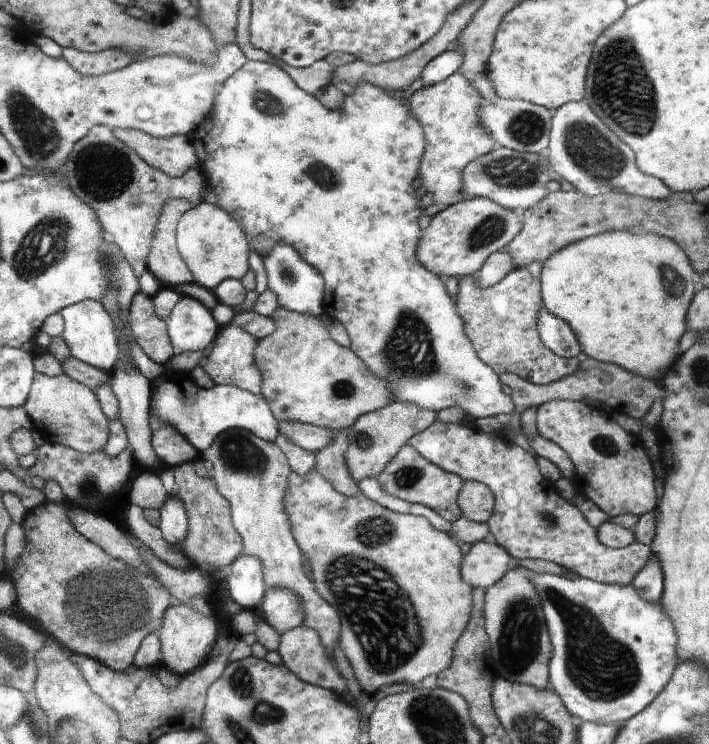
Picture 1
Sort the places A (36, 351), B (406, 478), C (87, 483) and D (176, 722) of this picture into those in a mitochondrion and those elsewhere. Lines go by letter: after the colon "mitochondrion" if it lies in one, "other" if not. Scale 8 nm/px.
A: other
B: mitochondrion
C: mitochondrion
D: other

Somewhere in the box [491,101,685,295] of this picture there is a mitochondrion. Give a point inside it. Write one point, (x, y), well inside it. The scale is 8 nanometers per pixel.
(587, 146)

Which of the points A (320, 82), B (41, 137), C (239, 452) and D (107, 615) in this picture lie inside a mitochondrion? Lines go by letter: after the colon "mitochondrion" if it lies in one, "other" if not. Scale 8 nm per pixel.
A: other
B: mitochondrion
C: mitochondrion
D: mitochondrion

